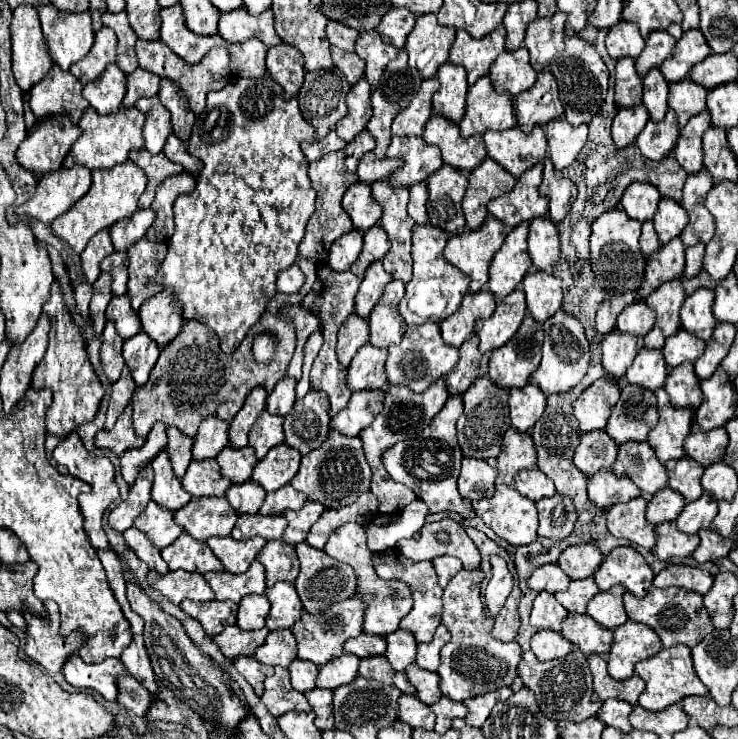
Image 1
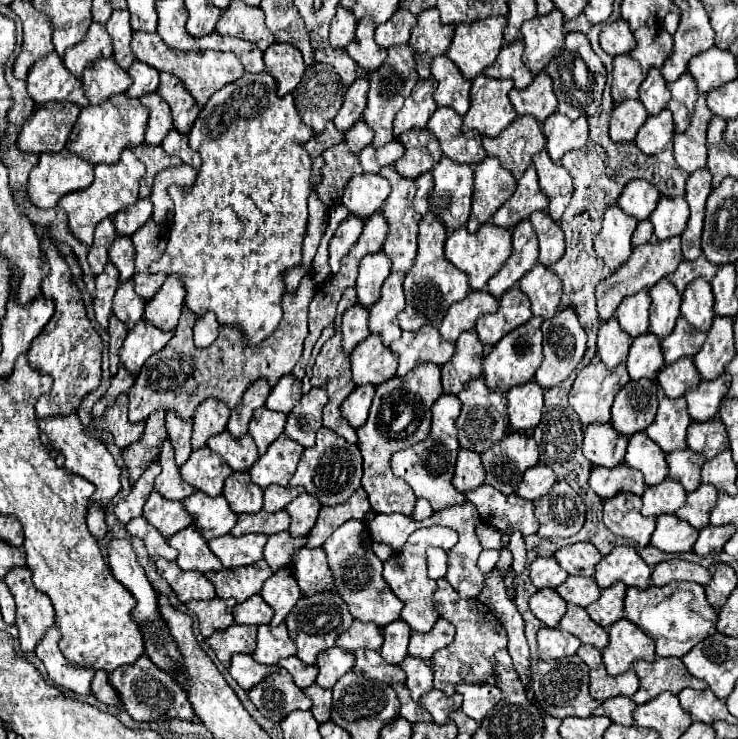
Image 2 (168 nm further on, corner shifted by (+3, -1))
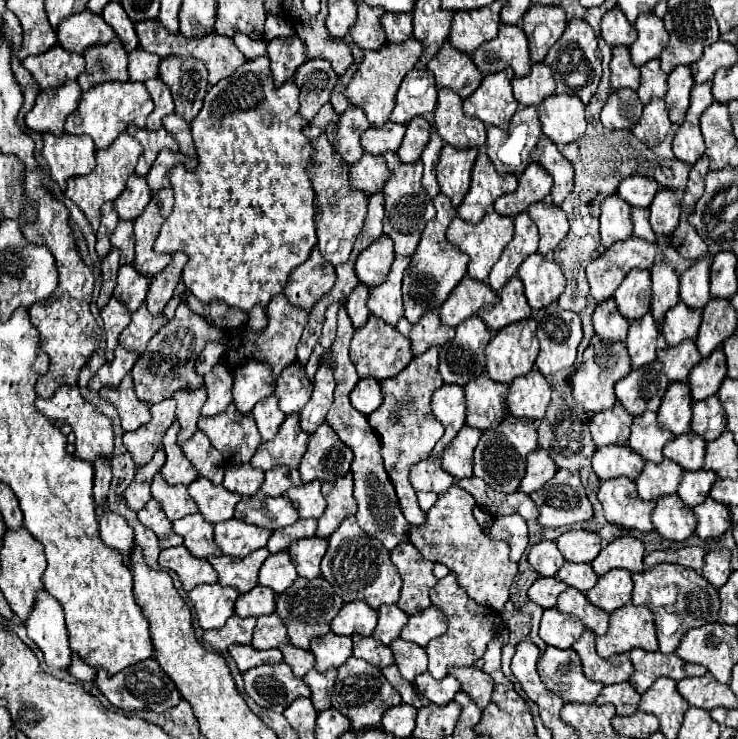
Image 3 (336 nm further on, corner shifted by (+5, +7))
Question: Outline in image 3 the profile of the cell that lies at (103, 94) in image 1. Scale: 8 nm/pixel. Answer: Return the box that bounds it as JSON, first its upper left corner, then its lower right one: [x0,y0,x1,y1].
[76,39,128,91]

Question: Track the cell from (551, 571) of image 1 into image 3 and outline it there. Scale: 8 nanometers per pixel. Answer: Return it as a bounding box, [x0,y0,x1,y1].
[528,541,564,577]

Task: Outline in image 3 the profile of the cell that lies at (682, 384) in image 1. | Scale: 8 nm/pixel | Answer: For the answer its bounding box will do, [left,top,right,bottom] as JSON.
[658,339,702,381]

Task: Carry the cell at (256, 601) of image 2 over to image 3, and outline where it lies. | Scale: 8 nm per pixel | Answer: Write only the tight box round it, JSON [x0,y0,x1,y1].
[234,585,276,617]

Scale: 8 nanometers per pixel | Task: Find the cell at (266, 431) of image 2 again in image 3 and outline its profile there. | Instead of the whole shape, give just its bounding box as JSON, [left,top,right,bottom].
[252,395,286,441]

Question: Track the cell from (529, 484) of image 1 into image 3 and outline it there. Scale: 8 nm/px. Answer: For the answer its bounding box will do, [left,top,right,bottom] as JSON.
[520,449,556,493]

